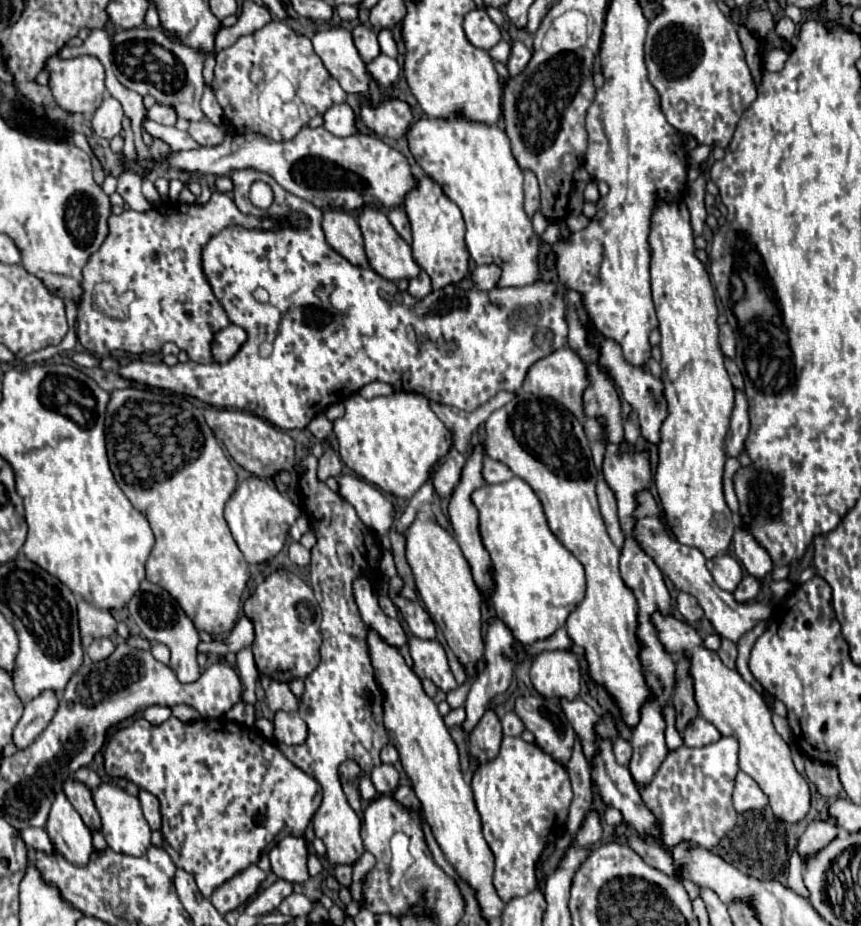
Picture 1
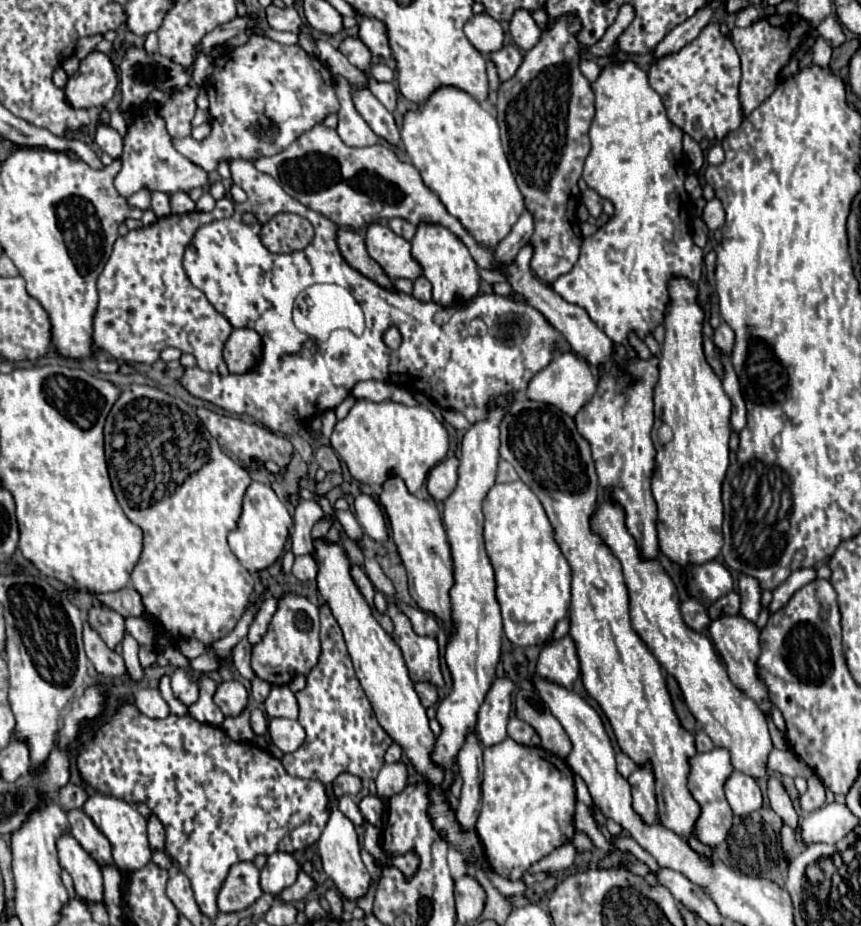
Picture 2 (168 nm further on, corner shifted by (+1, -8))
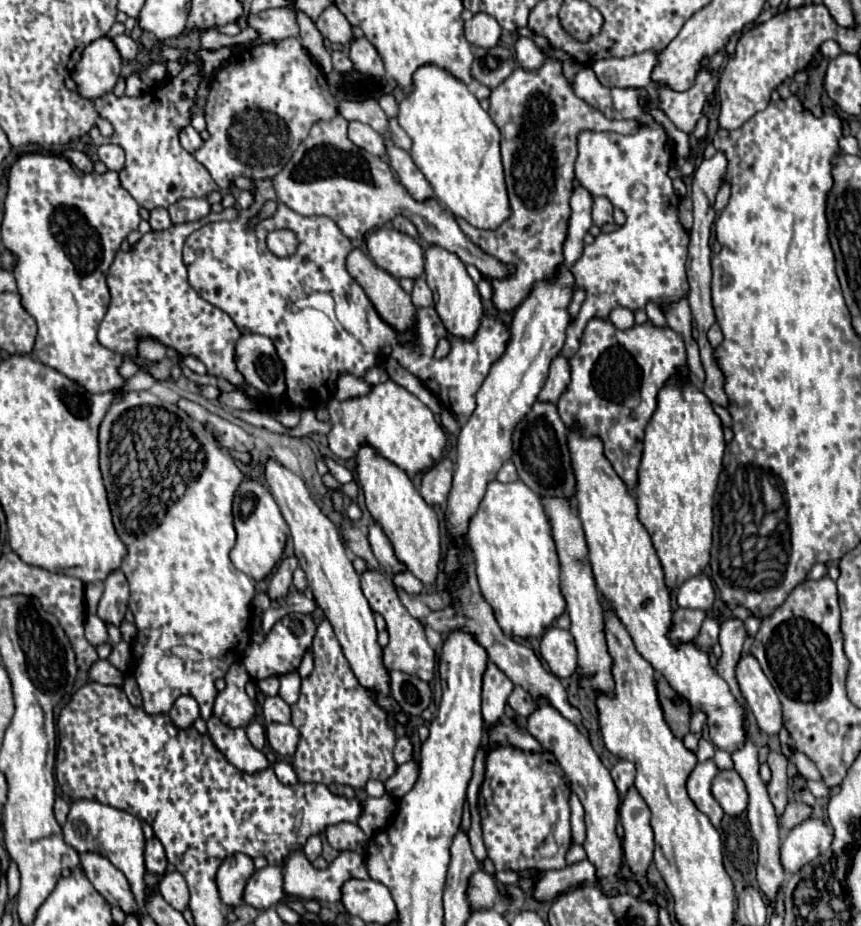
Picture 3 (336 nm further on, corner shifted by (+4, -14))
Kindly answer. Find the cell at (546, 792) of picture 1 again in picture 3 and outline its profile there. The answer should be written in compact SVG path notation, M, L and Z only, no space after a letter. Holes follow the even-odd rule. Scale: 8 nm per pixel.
M491 746L485 758L485 780L481 784L479 800L483 802L481 814L481 828L483 828L483 842L487 848L489 858L493 864L505 864L507 870L553 870L565 866L565 852L571 846L571 824L569 824L569 780L563 776L559 762L551 752L523 752L513 746ZM547 836L555 836L559 846L557 854L551 858L543 858L539 846L545 842Z

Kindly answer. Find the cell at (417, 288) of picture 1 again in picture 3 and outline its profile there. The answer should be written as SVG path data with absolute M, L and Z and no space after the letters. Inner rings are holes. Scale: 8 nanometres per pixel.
M417 278L413 292L411 292L411 300L417 308L421 306L433 306L433 294L429 290L429 286L425 284L425 278Z

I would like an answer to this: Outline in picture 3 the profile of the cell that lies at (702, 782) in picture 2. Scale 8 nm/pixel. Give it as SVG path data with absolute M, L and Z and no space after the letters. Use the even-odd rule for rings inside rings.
M705 760L695 766L695 770L691 772L691 776L687 780L687 792L689 792L691 800L703 814L707 814L707 818L711 820L711 824L715 828L719 828L719 824L723 820L723 808L711 794L711 782L717 774L719 774L719 768L715 766L715 762Z

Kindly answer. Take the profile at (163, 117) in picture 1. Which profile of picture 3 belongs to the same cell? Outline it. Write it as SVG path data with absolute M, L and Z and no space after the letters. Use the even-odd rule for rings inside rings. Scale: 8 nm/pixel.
M193 126L181 128L181 132L179 132L179 142L181 142L181 146L183 146L187 152L195 152L195 148L199 148L199 146L203 144L199 132L197 132Z

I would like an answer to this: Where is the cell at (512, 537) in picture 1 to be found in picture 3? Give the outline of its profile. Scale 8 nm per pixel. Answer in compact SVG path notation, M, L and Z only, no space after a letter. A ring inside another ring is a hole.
M493 480L469 524L467 536L475 558L481 594L493 608L497 624L505 636L541 638L543 632L567 610L561 592L559 556L541 498L521 480L511 484Z

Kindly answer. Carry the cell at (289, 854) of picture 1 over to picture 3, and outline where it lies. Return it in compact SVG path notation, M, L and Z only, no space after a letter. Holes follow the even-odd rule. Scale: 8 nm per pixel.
M265 866L261 870L255 870L251 880L247 882L243 900L245 904L267 910L275 904L279 904L285 896L283 888L283 868L281 866Z

